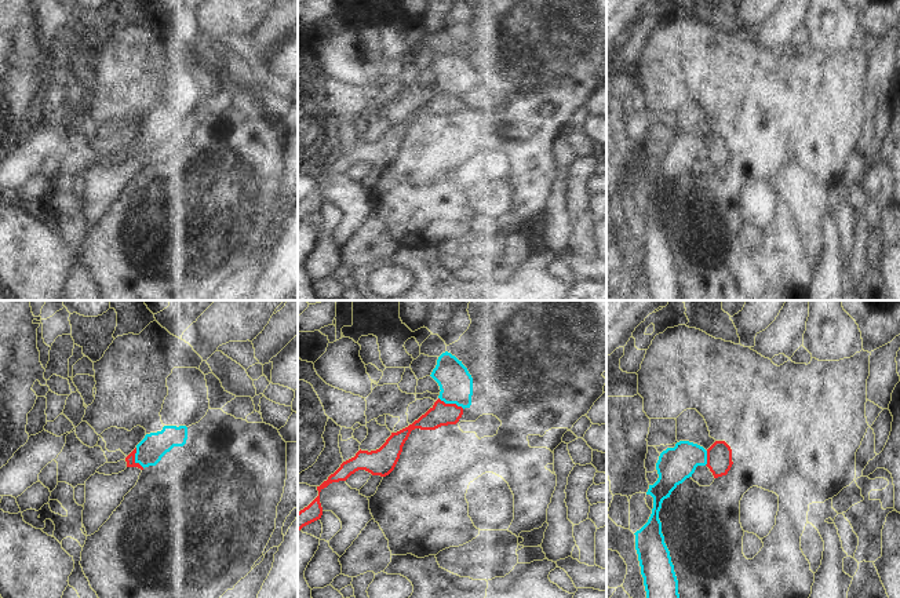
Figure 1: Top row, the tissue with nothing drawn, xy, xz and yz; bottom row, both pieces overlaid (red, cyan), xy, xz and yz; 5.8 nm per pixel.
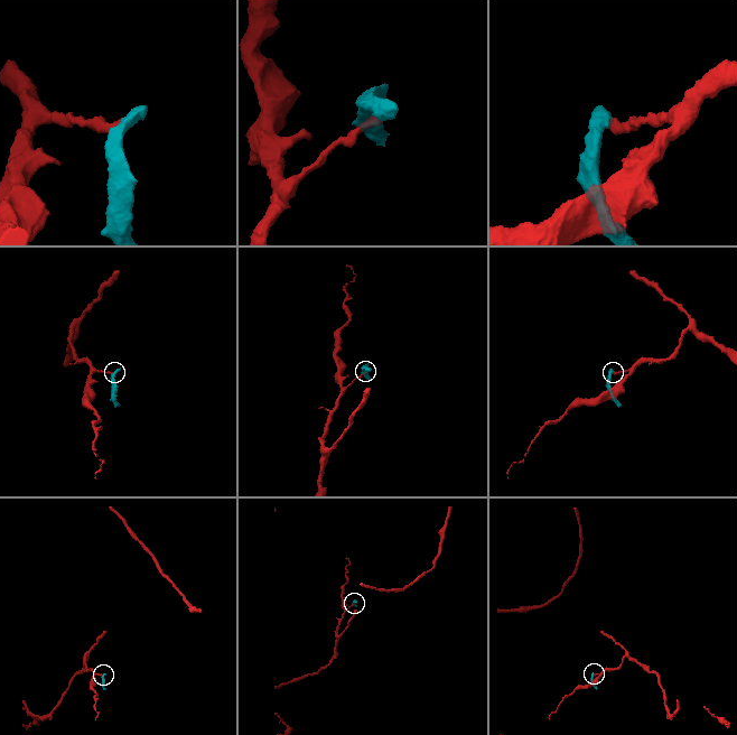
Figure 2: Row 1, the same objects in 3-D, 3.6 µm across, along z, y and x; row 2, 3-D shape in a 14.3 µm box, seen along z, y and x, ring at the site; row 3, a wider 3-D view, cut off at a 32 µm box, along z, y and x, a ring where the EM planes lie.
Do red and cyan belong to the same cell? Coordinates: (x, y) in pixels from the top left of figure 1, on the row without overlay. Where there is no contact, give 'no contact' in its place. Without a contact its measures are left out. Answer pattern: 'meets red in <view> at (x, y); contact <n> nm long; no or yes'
meets red in xz at (451, 95); contact 170 nm long; no

